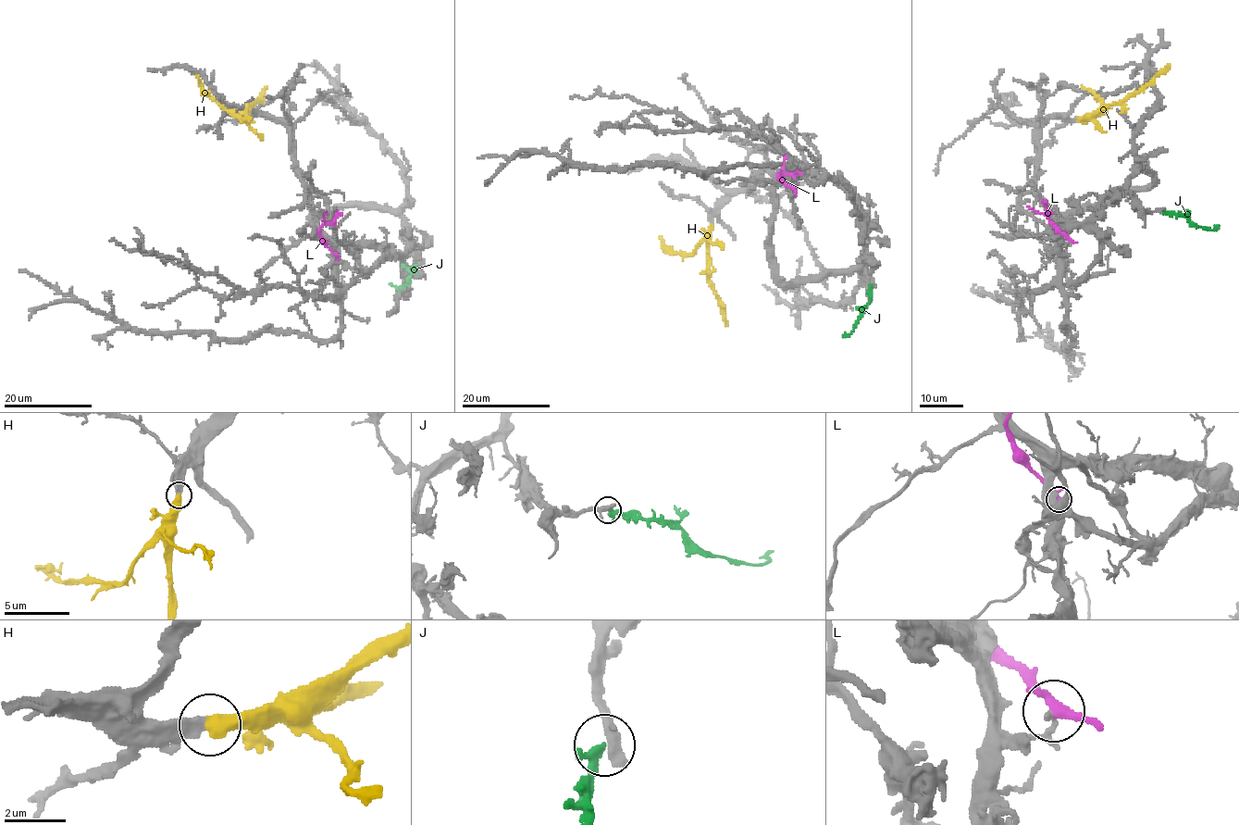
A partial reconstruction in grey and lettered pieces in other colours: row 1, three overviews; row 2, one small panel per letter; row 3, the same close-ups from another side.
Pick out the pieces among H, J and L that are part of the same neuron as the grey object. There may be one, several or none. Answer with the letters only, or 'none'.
H

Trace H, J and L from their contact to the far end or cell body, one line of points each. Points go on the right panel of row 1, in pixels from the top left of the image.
H: (1077, 118), (1090, 117), (1107, 105), (1118, 104), (1144, 90), (1170, 63)
J: (1162, 210), (1181, 213), (1203, 227), (1213, 230), (1216, 225)
L: (1069, 240), (1049, 221), (1046, 200)

